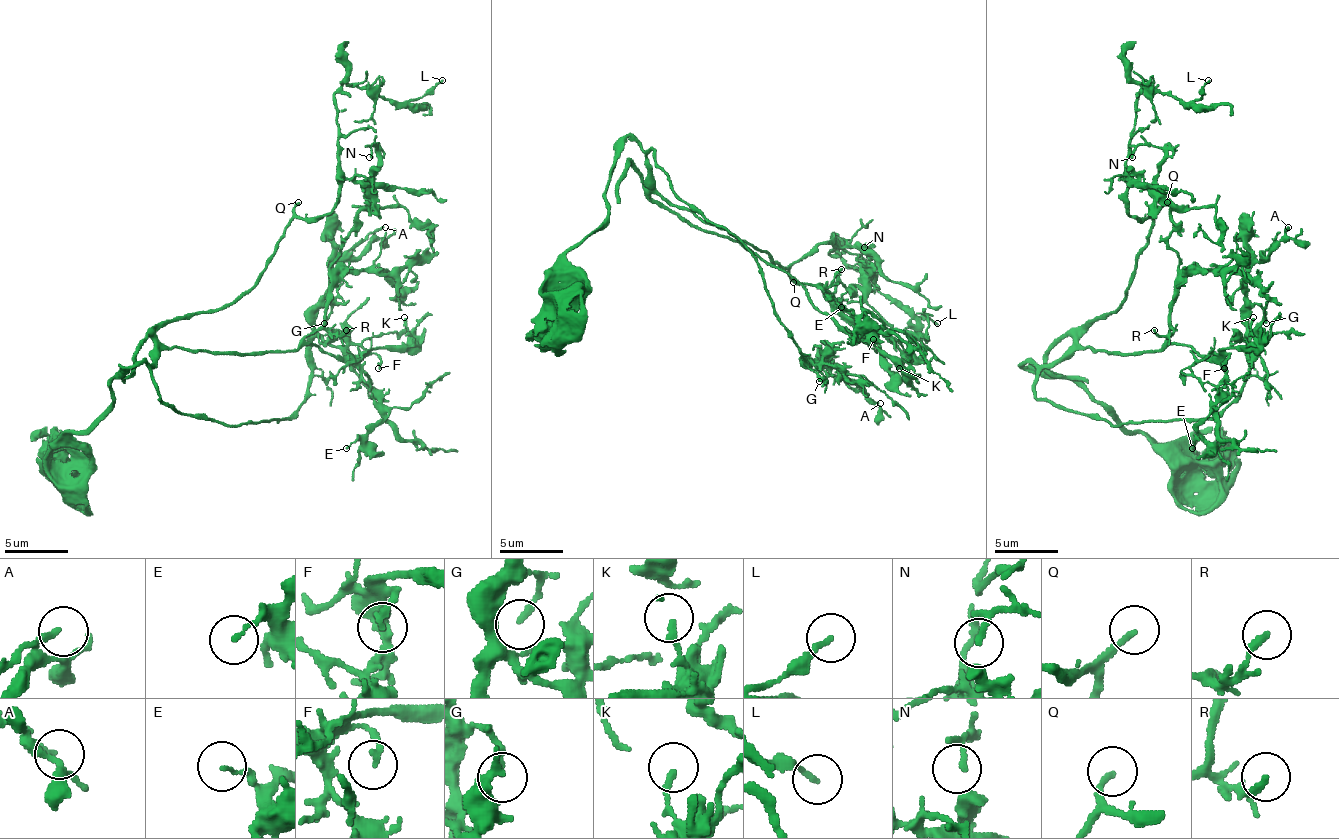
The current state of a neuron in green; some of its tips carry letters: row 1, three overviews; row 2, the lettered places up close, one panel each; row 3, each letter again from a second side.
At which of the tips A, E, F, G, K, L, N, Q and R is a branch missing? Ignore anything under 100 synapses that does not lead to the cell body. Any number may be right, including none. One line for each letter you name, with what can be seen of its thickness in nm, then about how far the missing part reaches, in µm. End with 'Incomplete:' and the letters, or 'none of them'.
Q: Thickness 180 nm. Missing length about 25 µm
Incomplete: Q

